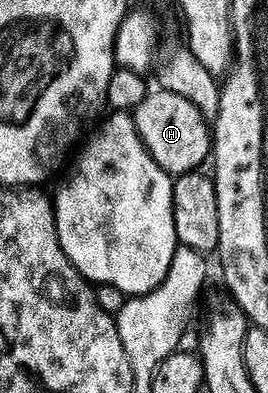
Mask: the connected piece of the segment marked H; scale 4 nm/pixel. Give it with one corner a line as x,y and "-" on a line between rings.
153,88
131,113
147,152
169,175
196,170
204,167
204,162
206,165
211,154
211,126
191,100
179,96
179,92

